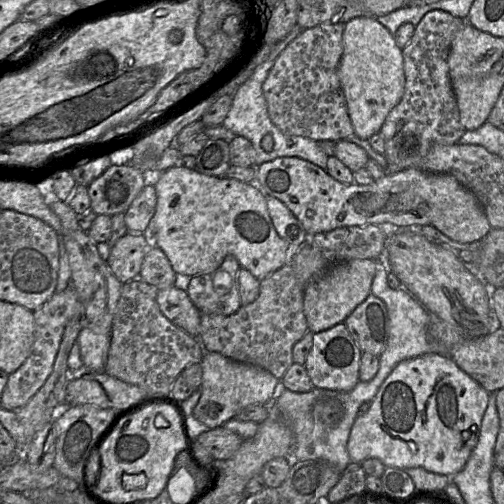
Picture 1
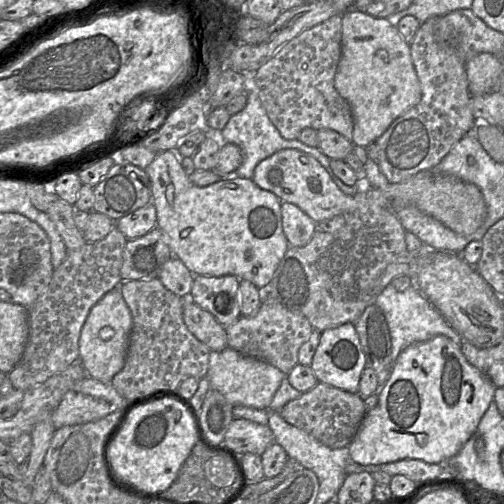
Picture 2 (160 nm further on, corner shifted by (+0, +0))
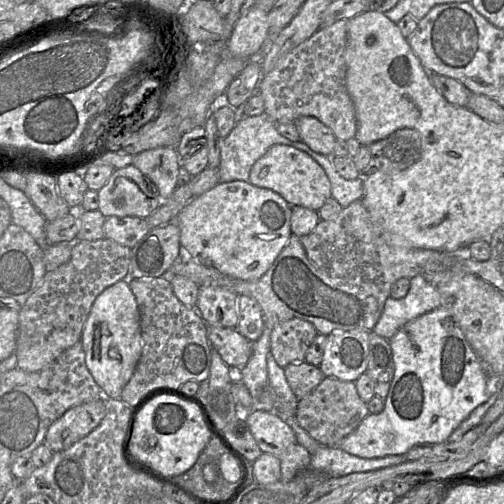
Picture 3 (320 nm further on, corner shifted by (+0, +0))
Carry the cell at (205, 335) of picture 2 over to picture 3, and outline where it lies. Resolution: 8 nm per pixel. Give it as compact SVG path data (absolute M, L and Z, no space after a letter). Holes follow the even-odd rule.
M206 325L211 349L216 350L229 367L243 369L252 354L252 342L235 328Z

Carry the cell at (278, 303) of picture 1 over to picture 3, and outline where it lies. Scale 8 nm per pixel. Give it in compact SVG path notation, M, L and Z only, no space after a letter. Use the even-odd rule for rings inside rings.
M304 319L280 322L271 331L270 353L282 368L294 362L305 362L306 352L317 334L314 325Z

